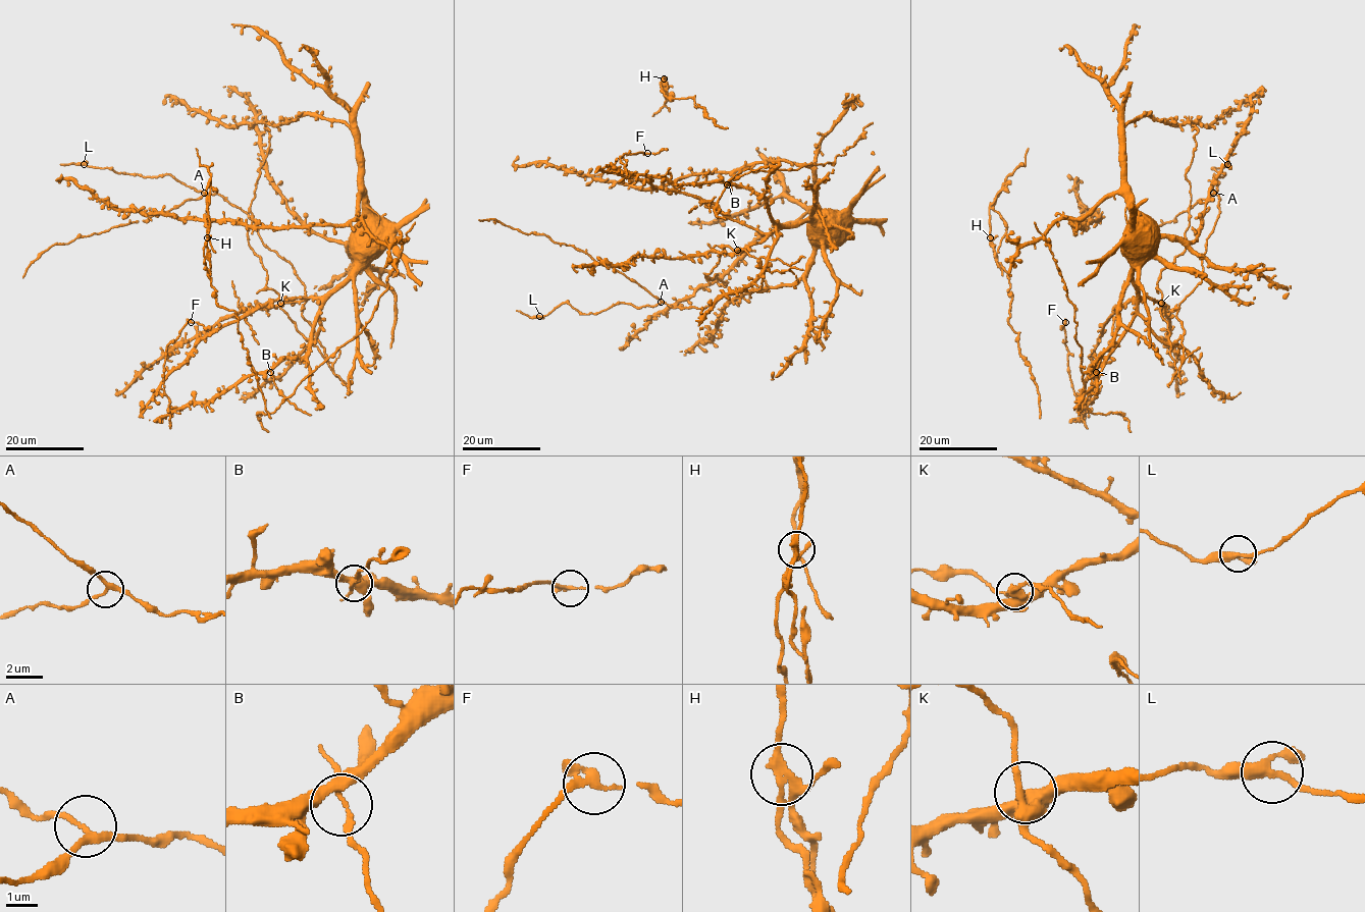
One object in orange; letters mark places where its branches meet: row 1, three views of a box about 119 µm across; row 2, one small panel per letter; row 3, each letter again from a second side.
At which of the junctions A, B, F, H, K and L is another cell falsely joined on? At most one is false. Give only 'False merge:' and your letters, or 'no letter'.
False merge: H

